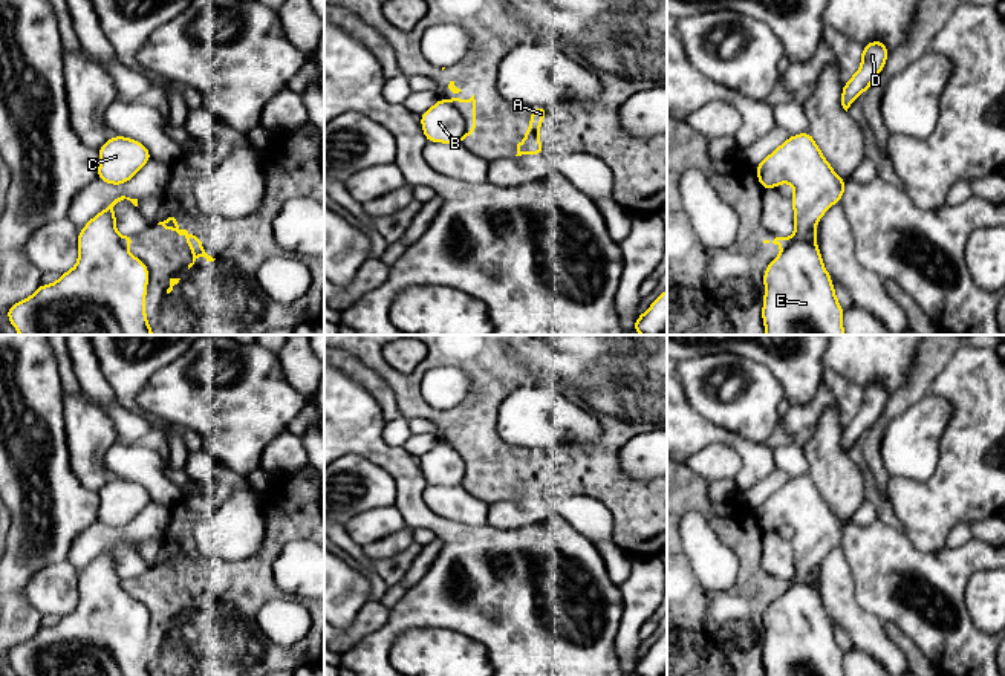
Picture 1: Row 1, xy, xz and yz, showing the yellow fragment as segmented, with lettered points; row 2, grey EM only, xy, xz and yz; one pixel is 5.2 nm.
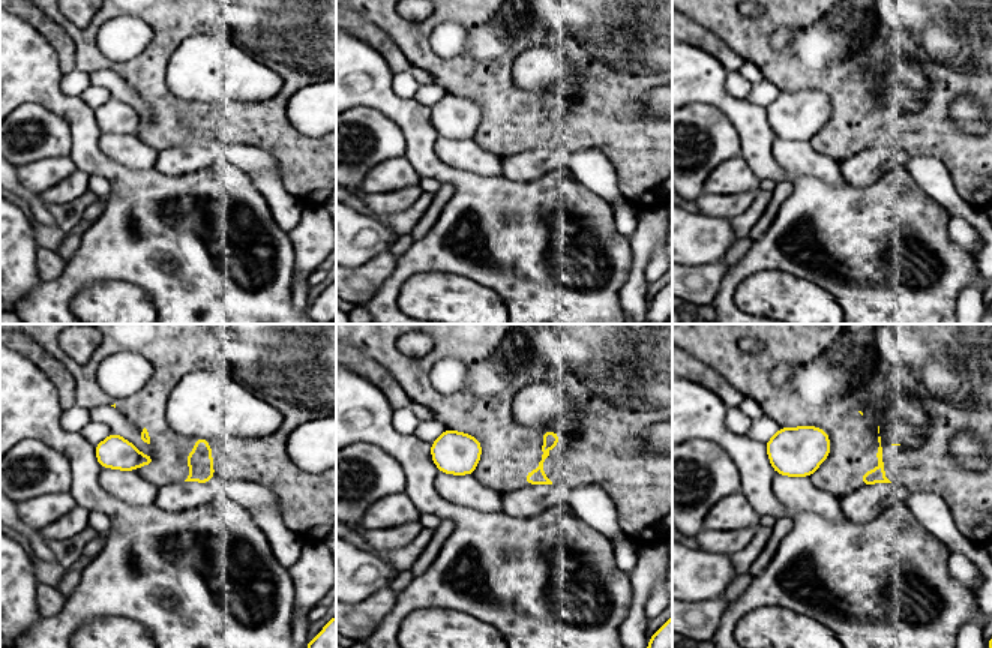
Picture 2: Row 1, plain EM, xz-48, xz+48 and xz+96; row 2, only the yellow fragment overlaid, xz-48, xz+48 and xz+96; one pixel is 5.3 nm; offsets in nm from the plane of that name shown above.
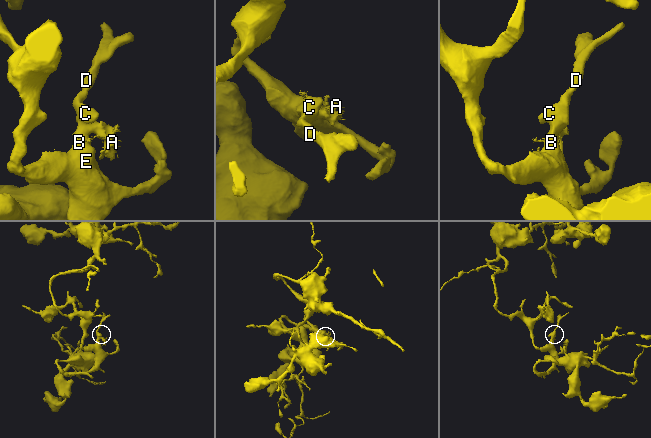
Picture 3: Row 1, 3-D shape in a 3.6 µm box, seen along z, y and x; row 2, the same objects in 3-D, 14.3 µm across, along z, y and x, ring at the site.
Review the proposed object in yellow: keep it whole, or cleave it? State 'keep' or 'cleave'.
cleave

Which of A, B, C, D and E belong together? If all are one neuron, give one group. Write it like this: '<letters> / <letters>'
A / B C D E

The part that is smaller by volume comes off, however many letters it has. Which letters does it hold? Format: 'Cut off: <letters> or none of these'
Cut off: A

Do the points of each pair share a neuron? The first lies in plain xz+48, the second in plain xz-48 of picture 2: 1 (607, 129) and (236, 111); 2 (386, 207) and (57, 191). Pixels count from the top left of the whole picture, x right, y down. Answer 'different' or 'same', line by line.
1: same
2: same

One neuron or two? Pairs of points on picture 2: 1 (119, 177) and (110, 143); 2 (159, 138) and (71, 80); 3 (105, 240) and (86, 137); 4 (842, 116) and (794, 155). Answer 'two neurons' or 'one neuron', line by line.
1: two neurons
2: two neurons
3: one neuron
4: two neurons

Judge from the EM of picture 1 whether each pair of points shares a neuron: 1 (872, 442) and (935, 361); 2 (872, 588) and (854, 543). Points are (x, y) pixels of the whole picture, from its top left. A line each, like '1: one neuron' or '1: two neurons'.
1: one neuron
2: one neuron

